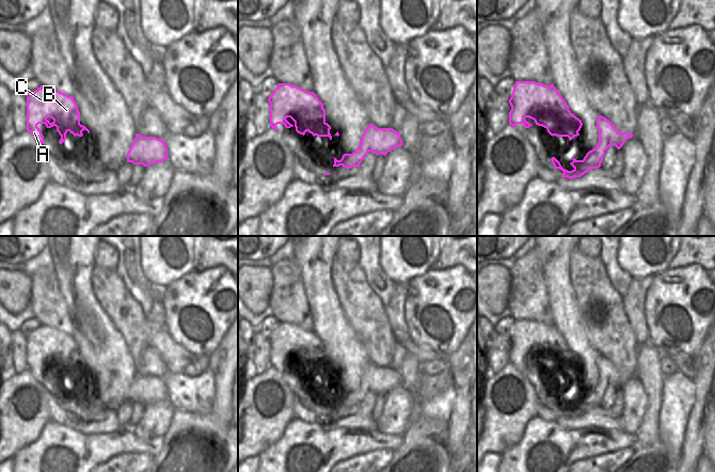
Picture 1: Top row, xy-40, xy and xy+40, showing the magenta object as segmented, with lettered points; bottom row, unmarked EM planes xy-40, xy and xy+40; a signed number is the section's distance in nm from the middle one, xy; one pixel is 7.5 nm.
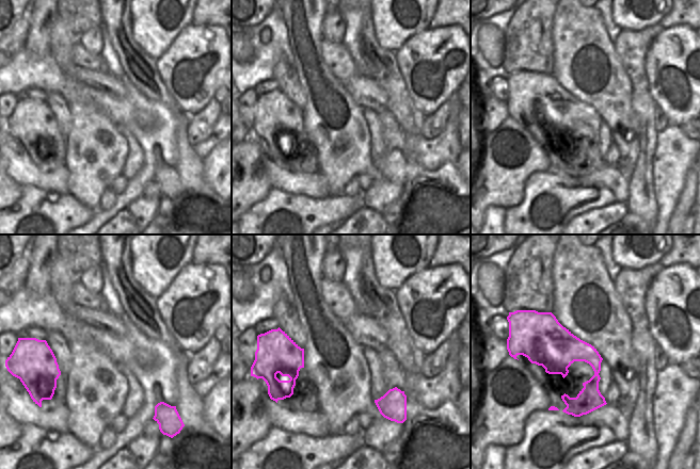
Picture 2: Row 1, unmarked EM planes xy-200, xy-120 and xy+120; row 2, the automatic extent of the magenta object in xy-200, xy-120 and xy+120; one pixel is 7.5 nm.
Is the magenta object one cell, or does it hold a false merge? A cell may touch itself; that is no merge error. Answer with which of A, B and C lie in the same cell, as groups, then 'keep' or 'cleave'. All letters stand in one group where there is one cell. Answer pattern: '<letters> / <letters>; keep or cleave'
A B C; keep

